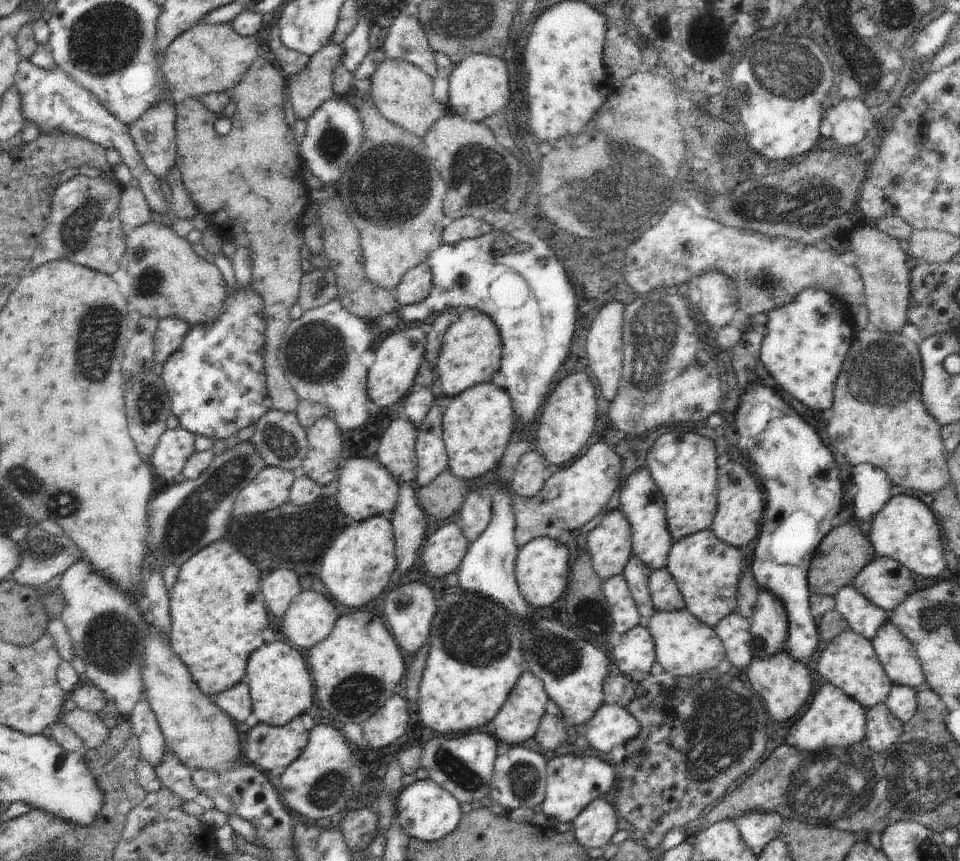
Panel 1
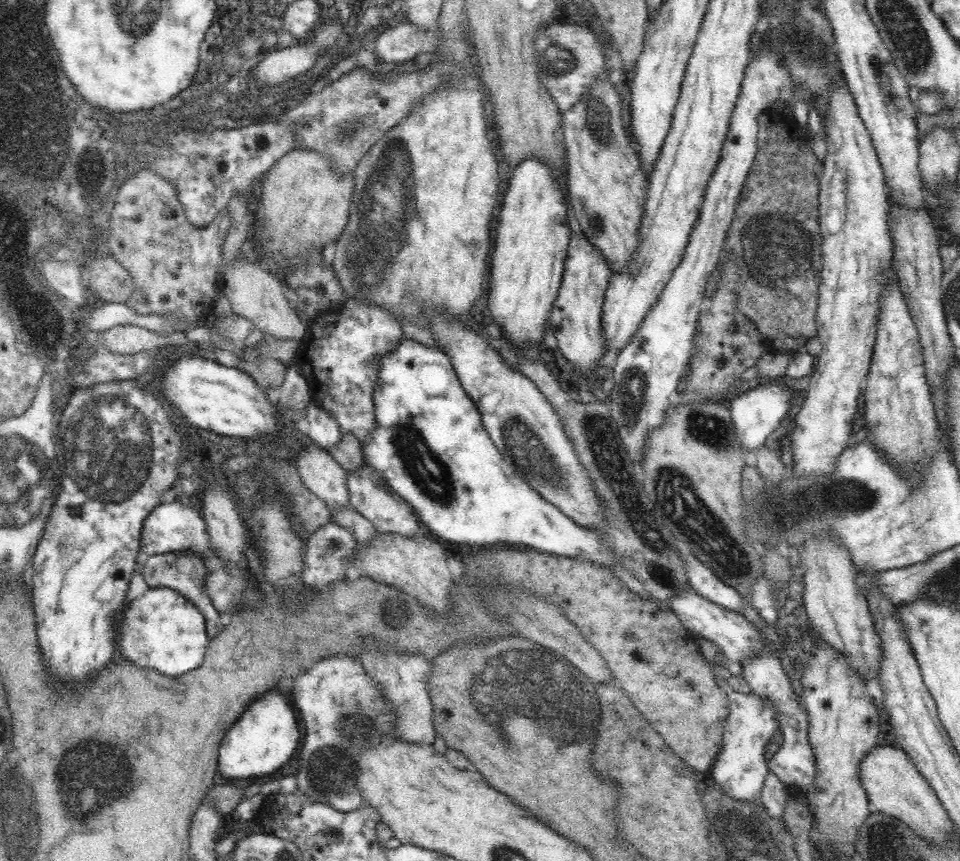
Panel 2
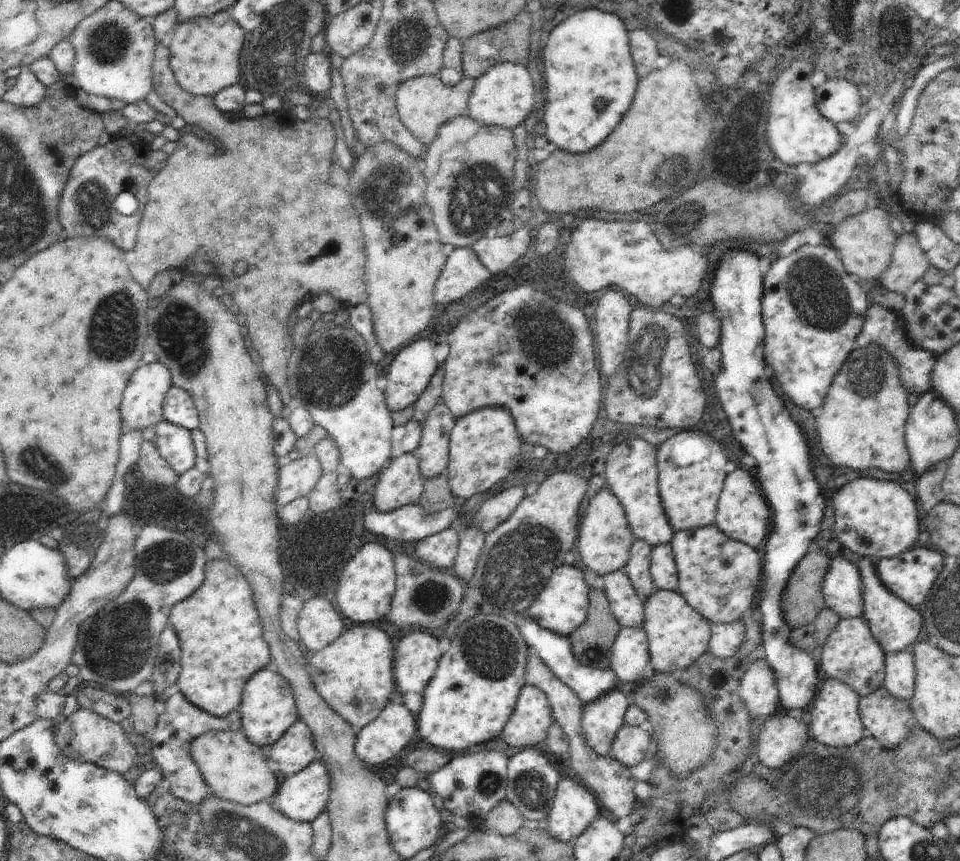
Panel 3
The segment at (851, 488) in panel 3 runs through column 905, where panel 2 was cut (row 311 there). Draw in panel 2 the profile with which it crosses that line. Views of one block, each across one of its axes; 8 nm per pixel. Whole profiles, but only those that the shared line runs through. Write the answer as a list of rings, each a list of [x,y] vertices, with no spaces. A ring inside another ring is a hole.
[[[537,158],[524,160],[511,171],[508,189],[504,195],[504,202],[500,206],[499,227],[495,236],[494,252],[489,260],[490,280],[488,308],[493,319],[502,327],[506,338],[522,350],[526,346],[540,345],[550,320],[550,312],[562,282],[564,263],[570,240],[570,225],[566,219],[568,202],[564,194],[558,189],[559,183],[551,174],[549,168]]]

